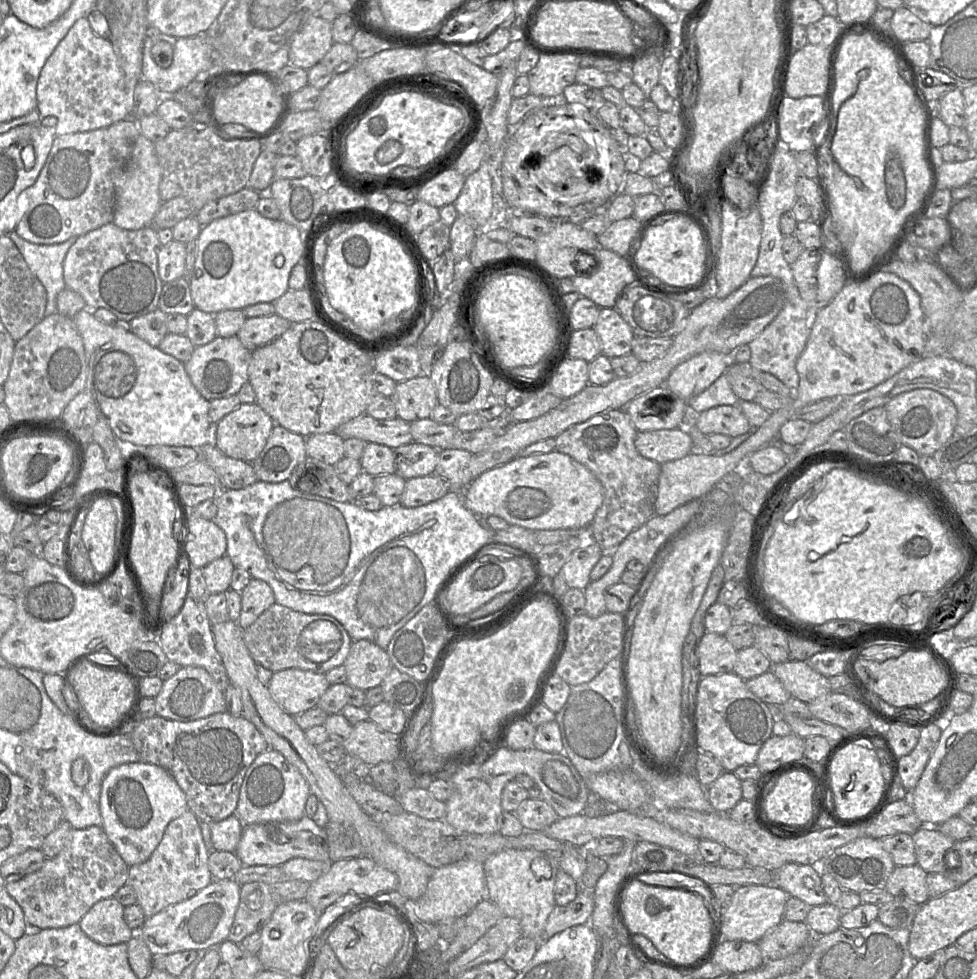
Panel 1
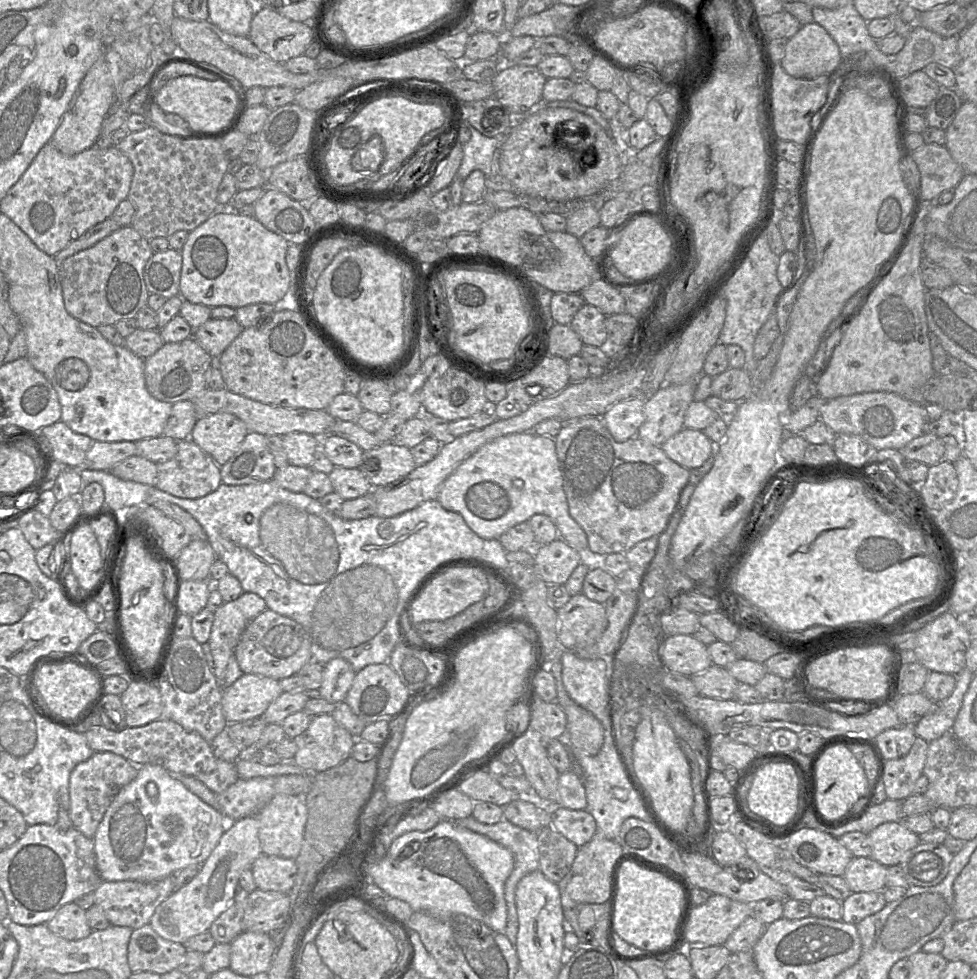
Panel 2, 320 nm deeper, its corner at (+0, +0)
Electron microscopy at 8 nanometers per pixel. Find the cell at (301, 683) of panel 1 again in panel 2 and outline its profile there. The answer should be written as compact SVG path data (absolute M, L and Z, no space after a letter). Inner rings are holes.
M244 673L222 690L224 717L228 724L260 717L282 692L278 680Z

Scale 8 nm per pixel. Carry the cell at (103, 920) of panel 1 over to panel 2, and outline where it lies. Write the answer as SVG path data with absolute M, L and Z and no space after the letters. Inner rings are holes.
M74 902L62 906L46 926L53 934L69 941L84 939L92 932L86 911Z

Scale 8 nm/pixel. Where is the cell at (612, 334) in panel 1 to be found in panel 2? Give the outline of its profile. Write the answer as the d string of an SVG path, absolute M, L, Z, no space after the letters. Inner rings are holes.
M585 303L574 315L570 326L583 344L606 348L606 316L595 306Z

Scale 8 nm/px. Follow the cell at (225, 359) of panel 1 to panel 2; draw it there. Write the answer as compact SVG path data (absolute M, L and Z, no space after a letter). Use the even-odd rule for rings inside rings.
M193 338L164 343L153 355L144 359L144 375L148 392L156 399L169 403L190 400L208 389L206 372L215 362Z

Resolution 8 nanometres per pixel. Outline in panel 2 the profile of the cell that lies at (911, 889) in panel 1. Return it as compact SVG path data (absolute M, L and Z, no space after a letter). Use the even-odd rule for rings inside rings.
M853 857L843 878L851 893L883 891L886 888L887 867L870 857Z

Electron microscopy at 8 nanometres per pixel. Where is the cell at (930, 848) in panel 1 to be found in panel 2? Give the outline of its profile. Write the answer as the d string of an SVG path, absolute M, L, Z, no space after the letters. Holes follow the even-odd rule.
M886 822L868 833L872 853L870 858L885 867L898 865L904 854L918 846L919 835L900 822Z

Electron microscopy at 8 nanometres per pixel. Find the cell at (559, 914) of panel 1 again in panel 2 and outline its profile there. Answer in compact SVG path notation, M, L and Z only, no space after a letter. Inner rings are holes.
M598 831L589 842L578 847L569 872L557 884L563 910L574 908L579 904L604 903L609 895L611 867L623 852L623 848L617 840L608 839Z

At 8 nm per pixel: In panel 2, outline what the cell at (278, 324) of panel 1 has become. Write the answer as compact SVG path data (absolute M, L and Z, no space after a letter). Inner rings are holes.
M234 317L210 318L194 329L192 337L208 354L218 358L243 329Z

